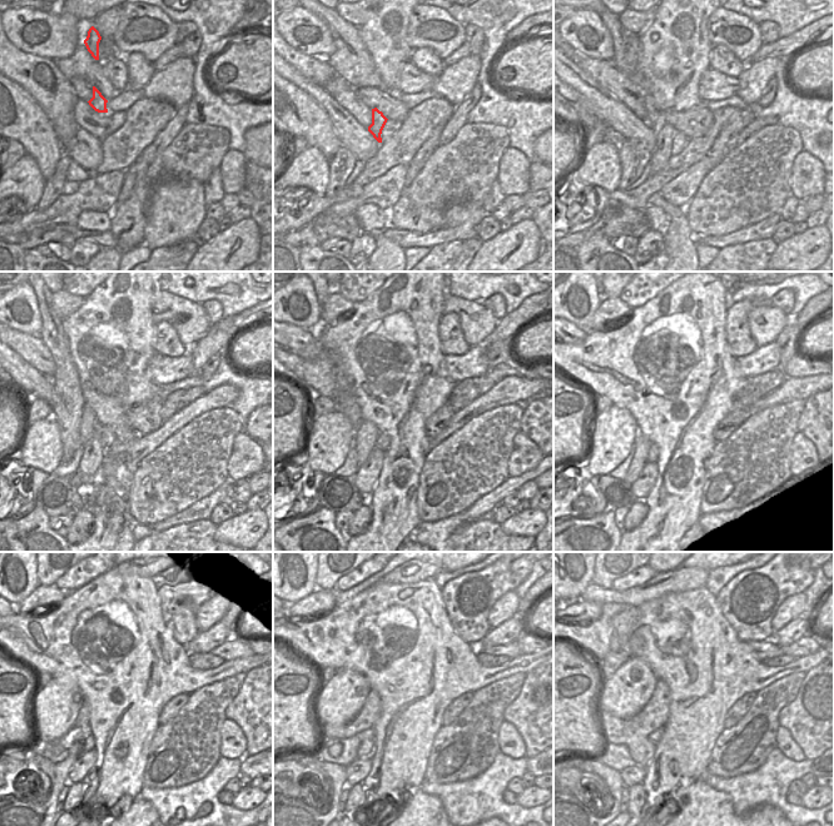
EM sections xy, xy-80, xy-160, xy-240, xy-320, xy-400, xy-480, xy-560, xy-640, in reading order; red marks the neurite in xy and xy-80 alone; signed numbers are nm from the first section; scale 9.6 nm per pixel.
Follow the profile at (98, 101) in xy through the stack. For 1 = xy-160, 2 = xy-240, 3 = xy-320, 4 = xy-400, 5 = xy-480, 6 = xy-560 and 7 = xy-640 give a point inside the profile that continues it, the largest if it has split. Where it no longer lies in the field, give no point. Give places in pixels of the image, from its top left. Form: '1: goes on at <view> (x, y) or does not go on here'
1: goes on at xy-160 (659, 157)
2: goes on at xy-240 (94, 452)
3: goes on at xy-320 (368, 472)
4: goes on at xy-400 (641, 487)
5: goes on at xy-480 (85, 761)
6: goes on at xy-560 (357, 771)
7: goes on at xy-640 (633, 775)

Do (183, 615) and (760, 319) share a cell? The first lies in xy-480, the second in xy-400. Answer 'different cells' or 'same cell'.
different cells

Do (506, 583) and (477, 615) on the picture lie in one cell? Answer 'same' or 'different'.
same

